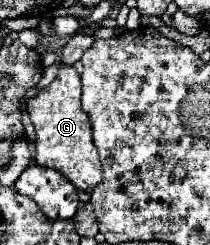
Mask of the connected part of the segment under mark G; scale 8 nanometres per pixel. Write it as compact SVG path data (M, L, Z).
M60 65L56 79L26 101L30 119L36 129L36 165L60 171L76 189L86 191L102 181L102 165L92 143L88 115L80 107L80 75L74 67Z

